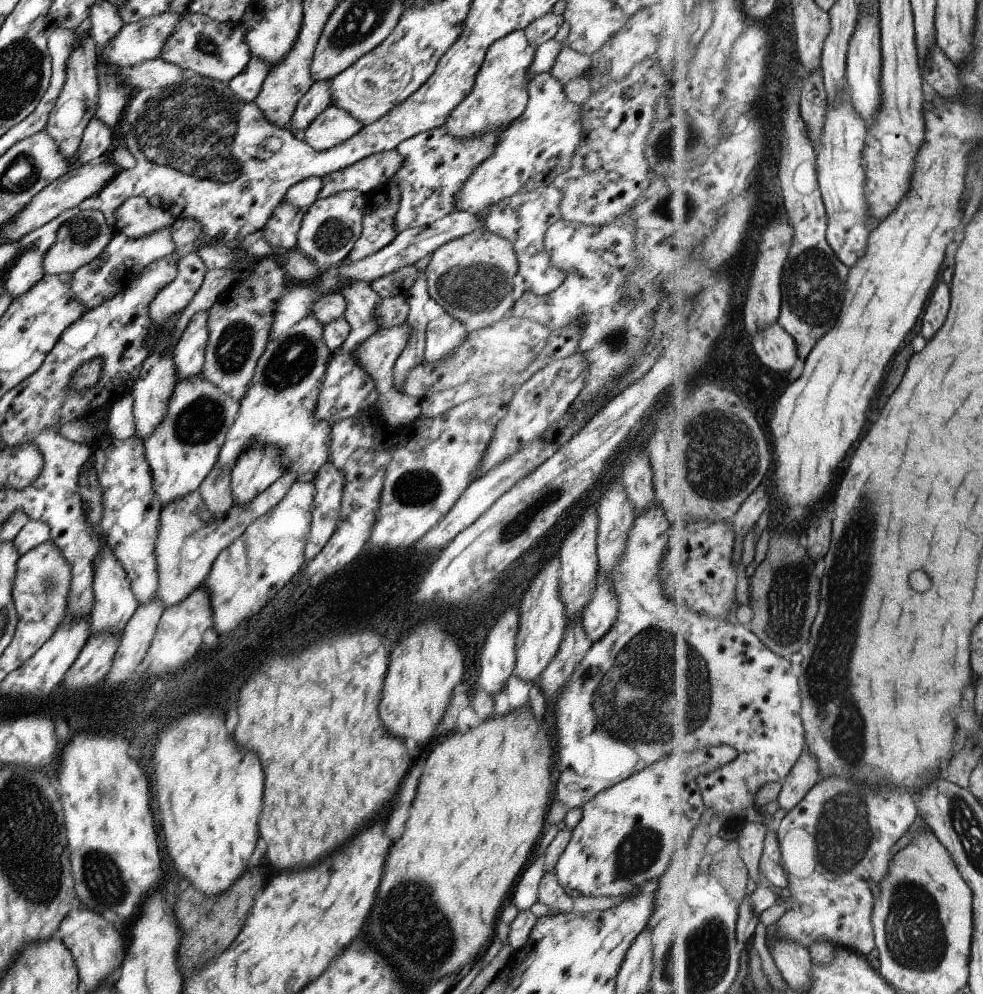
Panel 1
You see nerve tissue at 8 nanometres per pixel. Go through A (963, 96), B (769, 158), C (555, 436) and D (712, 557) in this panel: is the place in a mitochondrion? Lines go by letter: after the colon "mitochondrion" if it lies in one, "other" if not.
A: other
B: other
C: other
D: other

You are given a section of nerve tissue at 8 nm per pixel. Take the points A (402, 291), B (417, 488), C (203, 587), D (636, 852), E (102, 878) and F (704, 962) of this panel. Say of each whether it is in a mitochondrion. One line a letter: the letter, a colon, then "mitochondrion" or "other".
A: other
B: mitochondrion
C: other
D: mitochondrion
E: mitochondrion
F: mitochondrion

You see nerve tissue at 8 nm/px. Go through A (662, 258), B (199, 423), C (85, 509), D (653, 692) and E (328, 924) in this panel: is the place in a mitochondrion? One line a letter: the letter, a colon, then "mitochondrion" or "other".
A: other
B: mitochondrion
C: other
D: mitochondrion
E: other

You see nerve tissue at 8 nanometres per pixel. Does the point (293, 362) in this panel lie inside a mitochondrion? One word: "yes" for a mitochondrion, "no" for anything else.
yes

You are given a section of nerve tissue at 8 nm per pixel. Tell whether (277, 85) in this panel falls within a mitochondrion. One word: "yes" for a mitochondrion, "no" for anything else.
no

